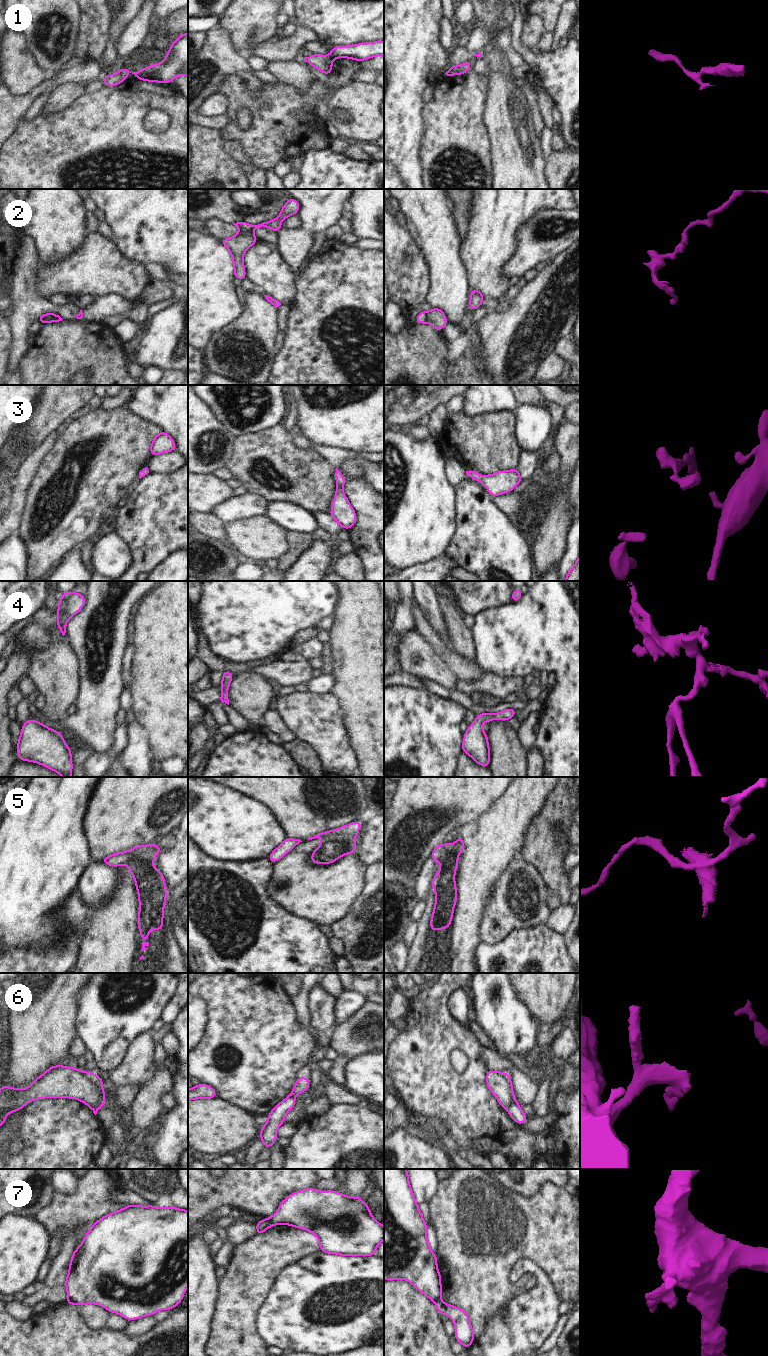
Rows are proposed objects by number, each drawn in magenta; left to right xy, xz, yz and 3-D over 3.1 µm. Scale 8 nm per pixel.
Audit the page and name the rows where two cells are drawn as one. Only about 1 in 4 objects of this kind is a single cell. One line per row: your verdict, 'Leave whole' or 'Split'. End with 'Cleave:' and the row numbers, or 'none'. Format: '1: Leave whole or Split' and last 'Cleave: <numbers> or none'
1: Split
2: Split
3: Leave whole
4: Leave whole
5: Split
6: Split
7: Split
Cleave: 1, 2, 5, 6, 7.

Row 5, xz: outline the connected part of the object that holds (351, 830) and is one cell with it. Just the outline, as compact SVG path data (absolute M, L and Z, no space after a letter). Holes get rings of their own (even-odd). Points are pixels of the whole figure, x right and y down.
M357 820L348 825L333 829L332 831L335 834L346 834L350 839L354 840L362 825L363 823Z

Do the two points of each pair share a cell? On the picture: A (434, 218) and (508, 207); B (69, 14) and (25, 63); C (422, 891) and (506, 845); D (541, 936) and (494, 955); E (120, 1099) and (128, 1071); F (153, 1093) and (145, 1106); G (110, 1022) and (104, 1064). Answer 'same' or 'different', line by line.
A: different
B: different
C: different
D: same
E: different
F: same
G: same

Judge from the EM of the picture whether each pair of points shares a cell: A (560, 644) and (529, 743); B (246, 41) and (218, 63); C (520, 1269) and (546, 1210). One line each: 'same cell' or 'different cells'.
A: different cells
B: different cells
C: different cells

